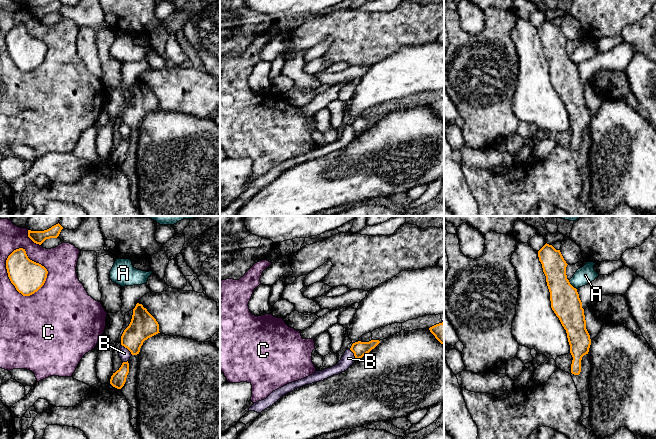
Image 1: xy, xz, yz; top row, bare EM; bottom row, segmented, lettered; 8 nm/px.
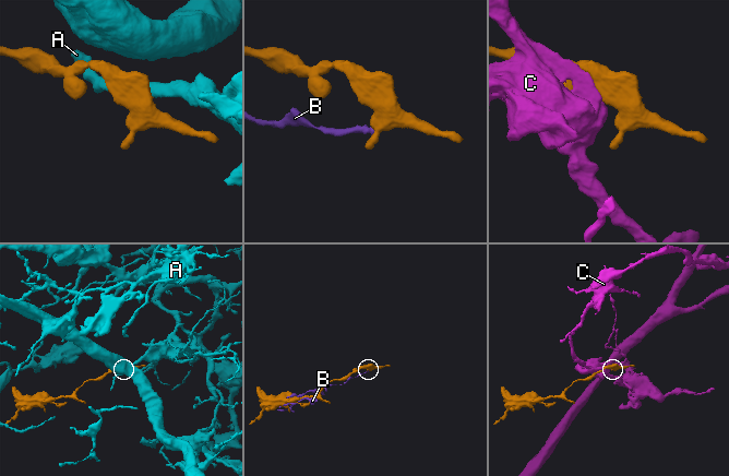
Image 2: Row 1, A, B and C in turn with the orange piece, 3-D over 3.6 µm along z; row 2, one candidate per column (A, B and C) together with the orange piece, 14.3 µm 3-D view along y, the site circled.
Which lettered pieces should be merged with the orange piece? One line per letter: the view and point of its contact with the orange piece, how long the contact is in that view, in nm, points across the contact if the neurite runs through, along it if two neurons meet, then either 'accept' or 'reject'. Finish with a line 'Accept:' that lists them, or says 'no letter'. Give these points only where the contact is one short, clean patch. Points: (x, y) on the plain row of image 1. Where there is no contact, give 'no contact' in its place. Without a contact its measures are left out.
A: contact yz (571, 61); length 100 nm; border yz (568, 56), (576, 65); reject
B: contact xy (127, 124); length 130 nm; reject
C: contact xy (8, 50); length 400 nm; reject
Accept: no letter

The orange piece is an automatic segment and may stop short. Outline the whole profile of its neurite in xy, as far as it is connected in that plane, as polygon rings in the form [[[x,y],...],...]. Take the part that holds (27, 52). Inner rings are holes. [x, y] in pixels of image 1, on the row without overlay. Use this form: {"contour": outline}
{"contour": [[[23,24],[14,26],[8,32],[6,45],[11,59],[23,72],[37,68],[44,61],[48,50],[44,42],[28,34]]]}

